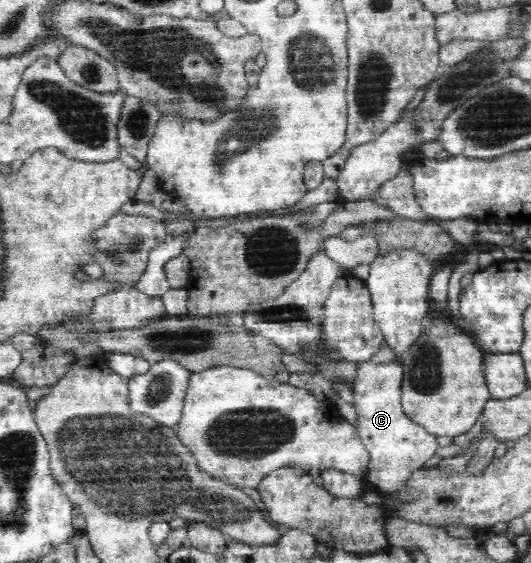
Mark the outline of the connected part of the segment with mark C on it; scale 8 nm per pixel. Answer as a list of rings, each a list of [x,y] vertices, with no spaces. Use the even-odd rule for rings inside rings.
[[[368,360],[358,363],[355,380],[350,384],[357,412],[357,431],[364,447],[370,454],[367,466],[367,482],[381,494],[396,494],[404,488],[412,472],[423,469],[440,447],[436,436],[420,424],[410,420],[401,405],[403,365],[394,361],[390,364],[376,364]]]

